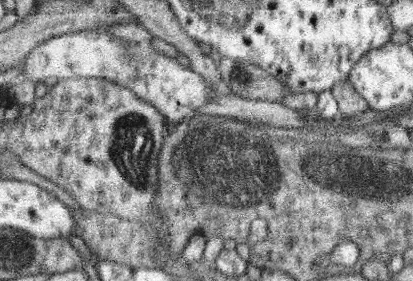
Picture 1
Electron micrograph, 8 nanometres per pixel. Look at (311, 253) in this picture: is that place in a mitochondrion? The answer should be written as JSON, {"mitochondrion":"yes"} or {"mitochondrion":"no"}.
{"mitochondrion":"no"}

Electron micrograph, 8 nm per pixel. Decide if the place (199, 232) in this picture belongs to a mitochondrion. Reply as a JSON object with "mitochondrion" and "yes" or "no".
{"mitochondrion":"no"}

